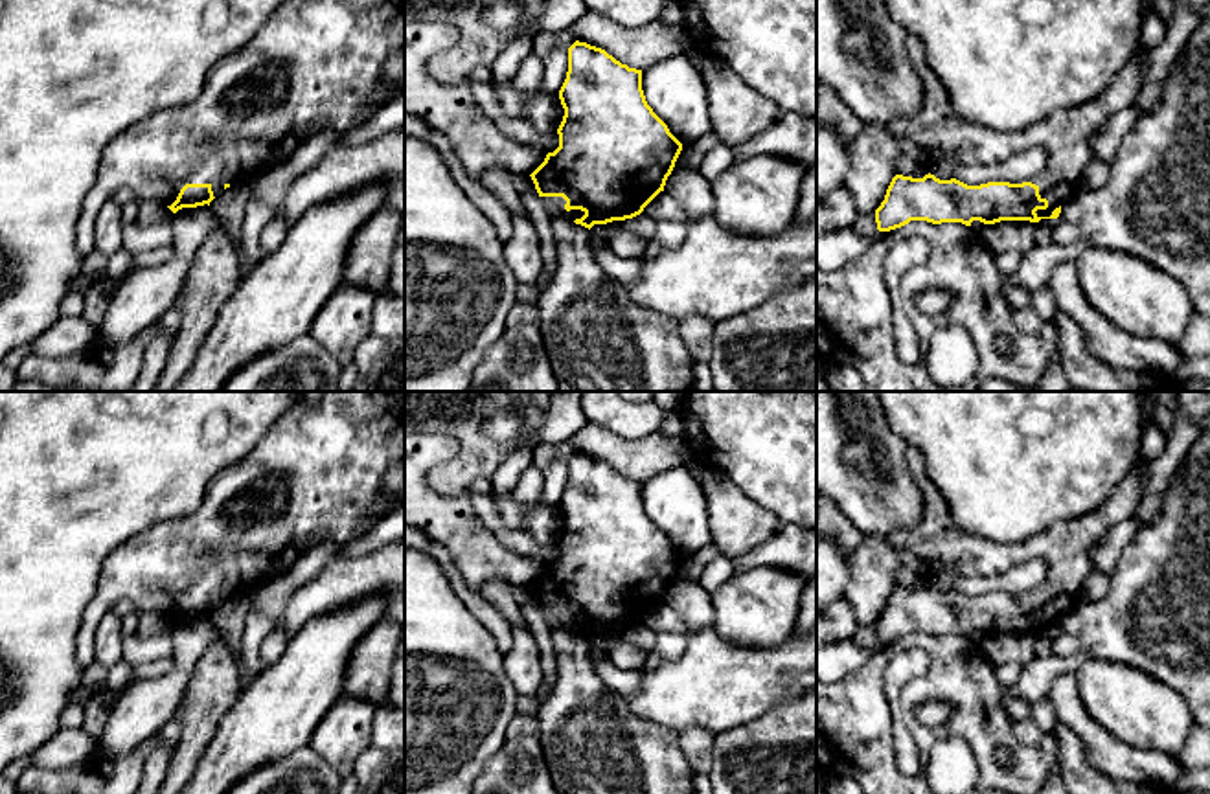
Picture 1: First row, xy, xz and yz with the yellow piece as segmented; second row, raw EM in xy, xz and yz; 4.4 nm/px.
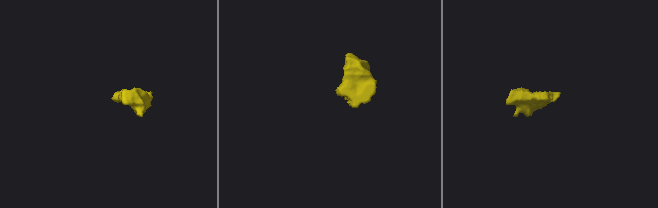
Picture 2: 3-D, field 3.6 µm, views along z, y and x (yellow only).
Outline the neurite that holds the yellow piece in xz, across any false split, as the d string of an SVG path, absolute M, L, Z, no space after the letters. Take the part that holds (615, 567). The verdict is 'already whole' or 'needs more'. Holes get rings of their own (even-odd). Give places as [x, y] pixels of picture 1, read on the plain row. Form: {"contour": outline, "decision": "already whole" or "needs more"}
{"contour": "M576 452L559 502L565 520L559 559L530 586L550 629L592 640L640 627L664 603L682 555L647 516L642 482L622 476L605 461Z", "decision": "needs more"}

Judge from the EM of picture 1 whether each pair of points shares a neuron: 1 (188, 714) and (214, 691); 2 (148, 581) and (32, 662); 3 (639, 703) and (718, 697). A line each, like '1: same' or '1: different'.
1: same
2: different
3: same

